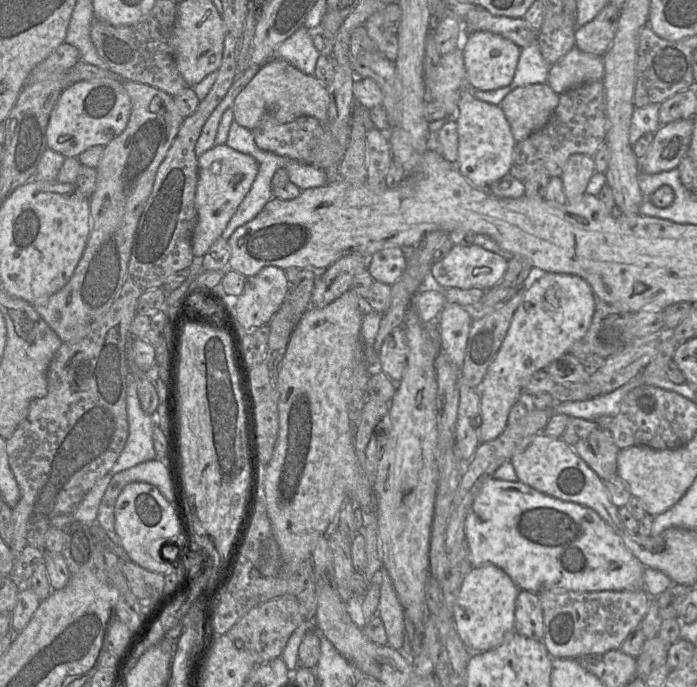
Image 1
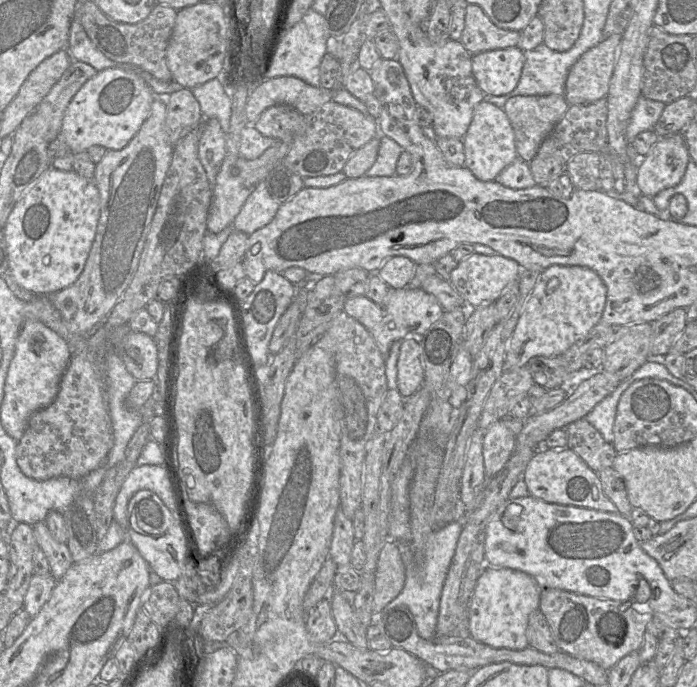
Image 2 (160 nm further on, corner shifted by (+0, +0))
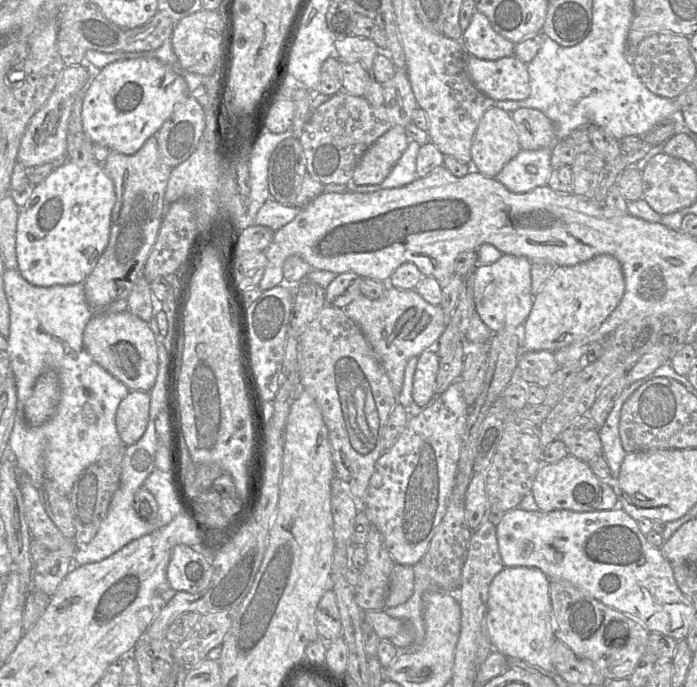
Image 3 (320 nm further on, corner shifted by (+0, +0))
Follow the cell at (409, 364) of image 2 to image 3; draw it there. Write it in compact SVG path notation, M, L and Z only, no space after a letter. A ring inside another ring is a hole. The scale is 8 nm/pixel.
M435 349L425 350L417 358L413 376L412 398L414 403L423 409L437 396L436 375L440 359Z

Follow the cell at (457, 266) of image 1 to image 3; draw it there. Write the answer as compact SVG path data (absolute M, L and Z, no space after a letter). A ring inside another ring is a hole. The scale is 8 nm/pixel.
M503 254L491 264L477 264L472 275L472 296L475 310L483 323L493 332L519 332L529 316L534 294L531 290L531 261L522 256Z

